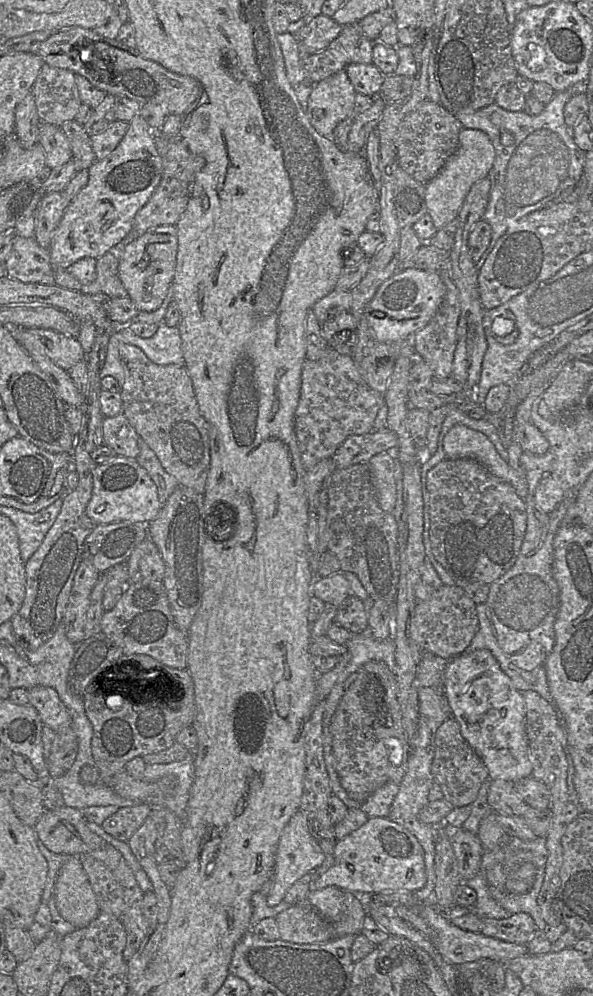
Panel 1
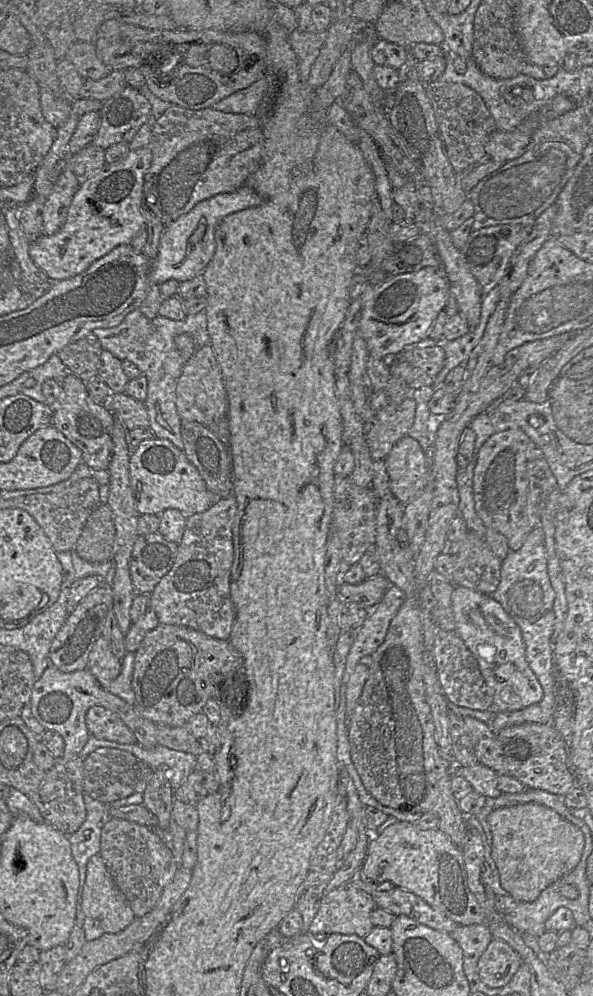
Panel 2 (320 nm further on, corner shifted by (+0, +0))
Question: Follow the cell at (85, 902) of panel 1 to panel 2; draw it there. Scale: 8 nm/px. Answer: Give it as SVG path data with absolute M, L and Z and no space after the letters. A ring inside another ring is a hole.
M99 854L92 856L87 863L78 908L86 918L98 920L105 933L119 932L135 919L125 895L115 884Z

